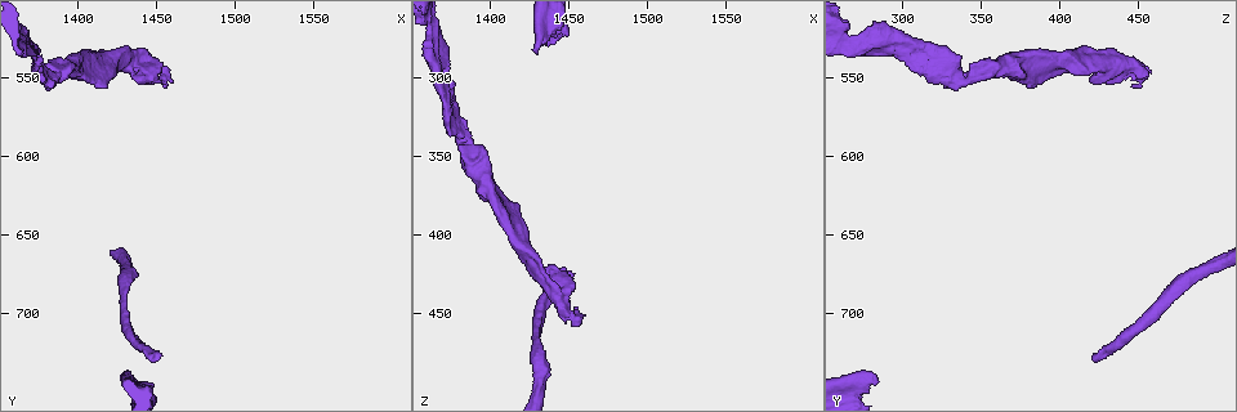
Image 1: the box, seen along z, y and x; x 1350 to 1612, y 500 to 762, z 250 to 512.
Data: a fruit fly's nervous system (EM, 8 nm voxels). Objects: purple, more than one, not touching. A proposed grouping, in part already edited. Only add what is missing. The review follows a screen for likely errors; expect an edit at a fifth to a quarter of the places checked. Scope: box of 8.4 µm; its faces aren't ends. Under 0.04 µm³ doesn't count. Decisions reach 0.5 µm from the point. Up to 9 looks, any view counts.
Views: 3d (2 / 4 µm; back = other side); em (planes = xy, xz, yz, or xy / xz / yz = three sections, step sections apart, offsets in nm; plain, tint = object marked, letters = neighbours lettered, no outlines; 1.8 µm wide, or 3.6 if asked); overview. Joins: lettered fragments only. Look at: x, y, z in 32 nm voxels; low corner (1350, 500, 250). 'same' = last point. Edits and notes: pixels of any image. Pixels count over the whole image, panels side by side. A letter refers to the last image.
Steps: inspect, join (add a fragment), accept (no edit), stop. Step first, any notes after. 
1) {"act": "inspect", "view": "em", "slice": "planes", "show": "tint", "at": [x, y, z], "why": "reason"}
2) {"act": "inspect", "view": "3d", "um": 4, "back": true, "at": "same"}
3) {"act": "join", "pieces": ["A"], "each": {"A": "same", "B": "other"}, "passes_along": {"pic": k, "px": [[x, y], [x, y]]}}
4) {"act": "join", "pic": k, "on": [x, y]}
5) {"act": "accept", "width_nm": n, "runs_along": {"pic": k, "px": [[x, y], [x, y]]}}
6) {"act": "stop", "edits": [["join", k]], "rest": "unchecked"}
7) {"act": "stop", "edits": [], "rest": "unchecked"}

{"act": "inspect", "view": "em", "slice": "yz", "step": 16, "show": "tint", "at": [1456, 556, 446], "why": "branch stops here"}

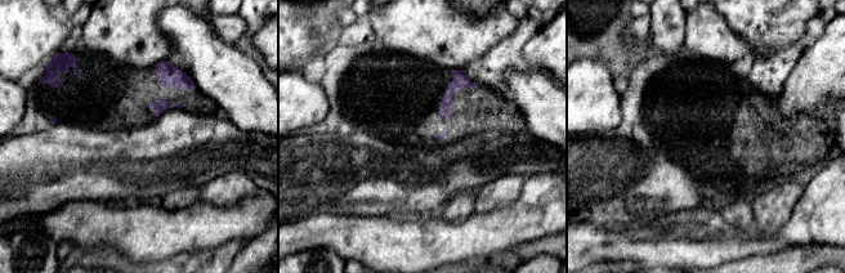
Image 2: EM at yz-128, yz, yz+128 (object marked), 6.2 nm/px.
{"act": "inspect", "view": "em", "slice": "planes", "show": "letters", "at": "same", "why": "cut it another way"}

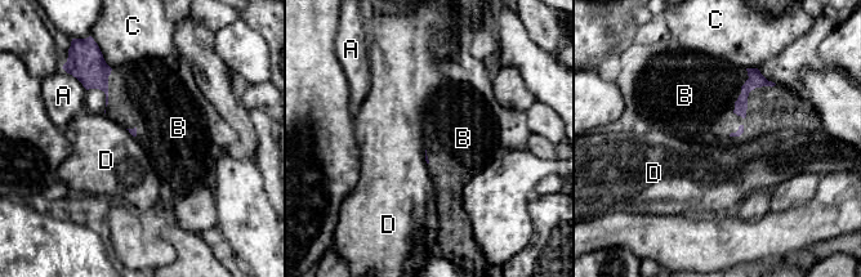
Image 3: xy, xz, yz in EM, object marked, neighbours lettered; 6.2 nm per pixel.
{"act": "join", "pieces": ["B"], "each": {"A": "other", "B": "same", "C": "other", "D": "other"}, "passes_along": {"pic": 3, "px": [[755, 79], [746, 98], [706, 94]]}, "found": "it goes on there"}

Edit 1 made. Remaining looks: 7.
{"act": "inspect", "view": "overview"}

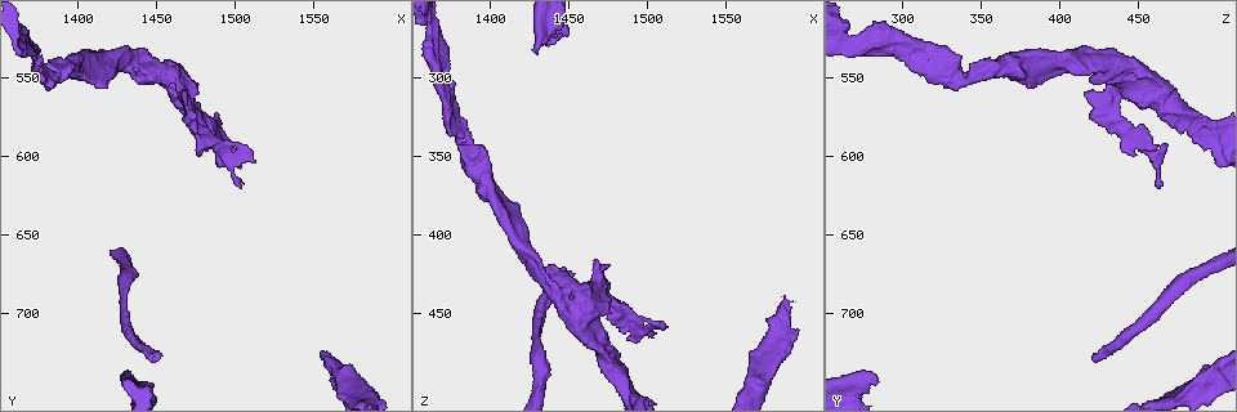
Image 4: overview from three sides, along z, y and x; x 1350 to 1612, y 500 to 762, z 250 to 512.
{"act": "inspect", "view": "em", "slice": "yz", "step": 4, "show": "letters", "at": [1446, 728, 420], "why": "branch stops here"}

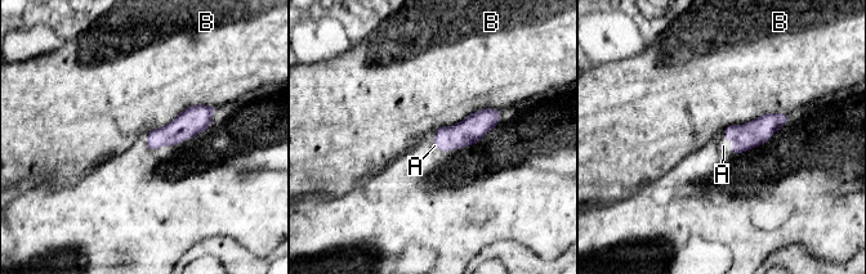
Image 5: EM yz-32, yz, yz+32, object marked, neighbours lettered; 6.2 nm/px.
{"act": "join", "pieces": ["A"], "width_nm": 130, "longest_contact_nm": ["B", 440], "each": {"A": "same", "B": "other"}, "found": "it goes on there"}

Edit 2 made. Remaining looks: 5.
{"act": "inspect", "view": "em", "slice": "planes", "show": "letters", "at": [1420, 554, 384], "why": "an open end"}

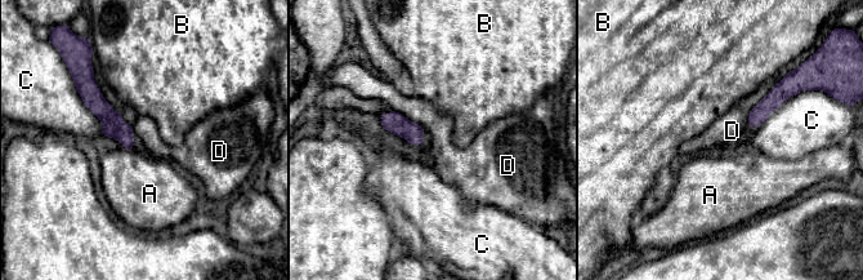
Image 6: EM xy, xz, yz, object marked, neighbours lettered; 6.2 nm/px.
{"act": "accept", "each": {"A": "other", "B": "other", "C": "other", "D": "other"}, "runs_along": {"pic": 6, "px": [[92, 85], [93, 100], [129, 145]]}, "found": "none of them fits"}

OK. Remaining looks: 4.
{"act": "stop", "edits": [["join", 3], ["join", 5]], "rest": "unchecked"}

